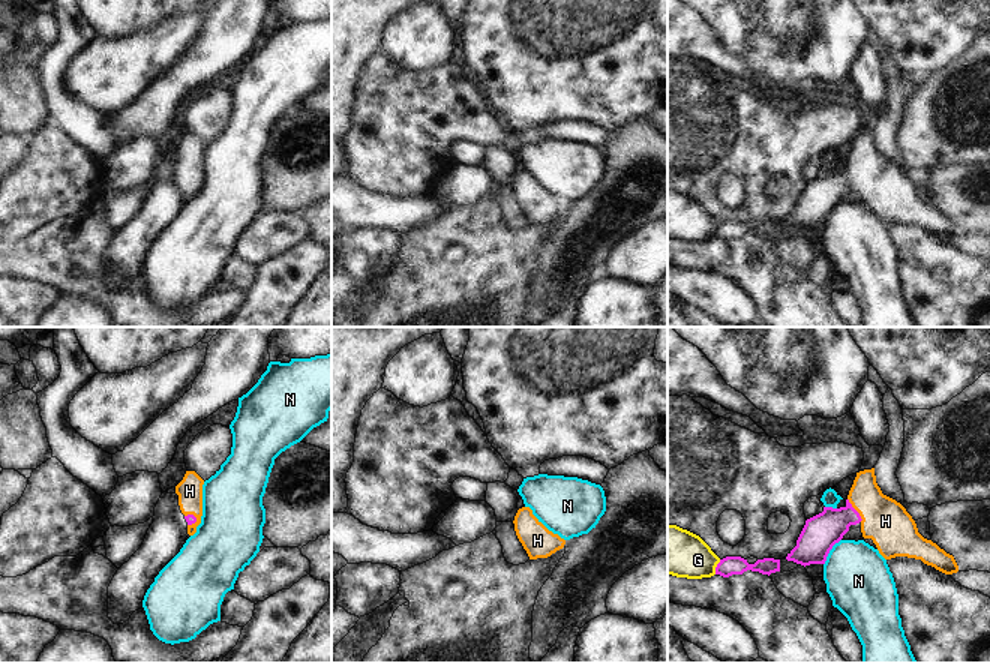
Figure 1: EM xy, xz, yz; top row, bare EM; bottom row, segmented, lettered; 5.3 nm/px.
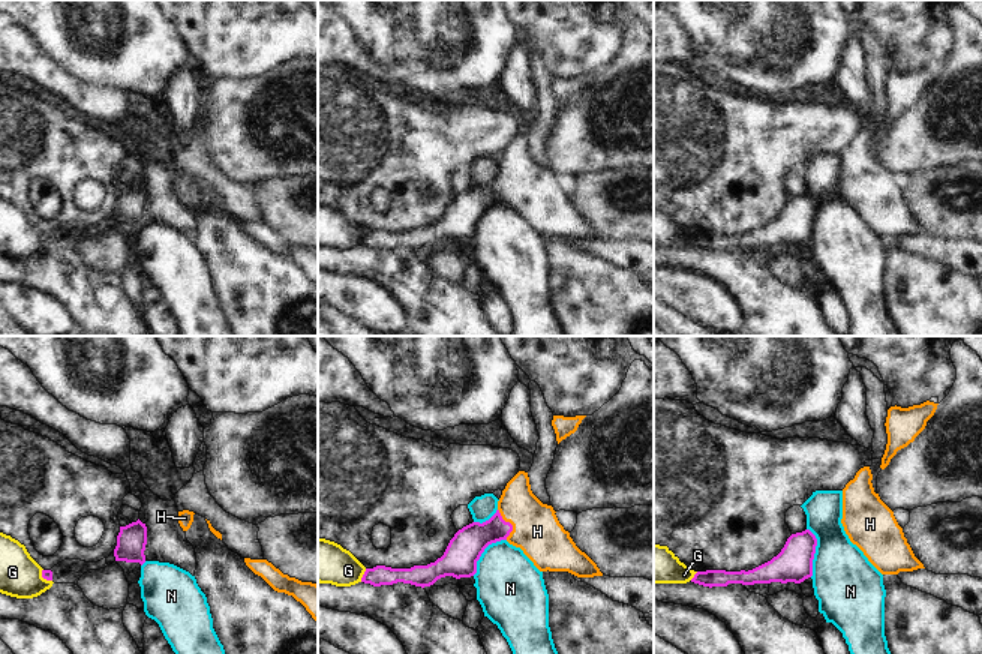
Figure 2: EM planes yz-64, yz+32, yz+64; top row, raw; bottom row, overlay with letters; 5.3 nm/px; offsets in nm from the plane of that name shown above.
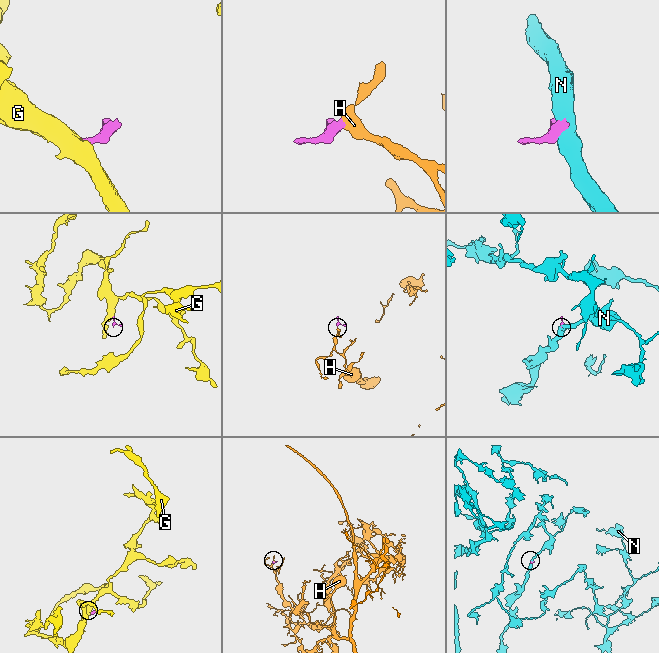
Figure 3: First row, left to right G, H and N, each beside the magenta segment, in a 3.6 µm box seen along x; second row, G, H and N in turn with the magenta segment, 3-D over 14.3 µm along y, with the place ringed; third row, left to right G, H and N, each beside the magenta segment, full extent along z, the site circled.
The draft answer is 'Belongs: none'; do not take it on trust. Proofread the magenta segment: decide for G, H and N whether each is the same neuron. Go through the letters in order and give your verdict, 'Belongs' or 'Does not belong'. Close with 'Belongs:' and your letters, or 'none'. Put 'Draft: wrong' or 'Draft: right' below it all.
G: Does not belong
H: Belongs
N: Does not belong
Belongs: H
Draft: wrong

